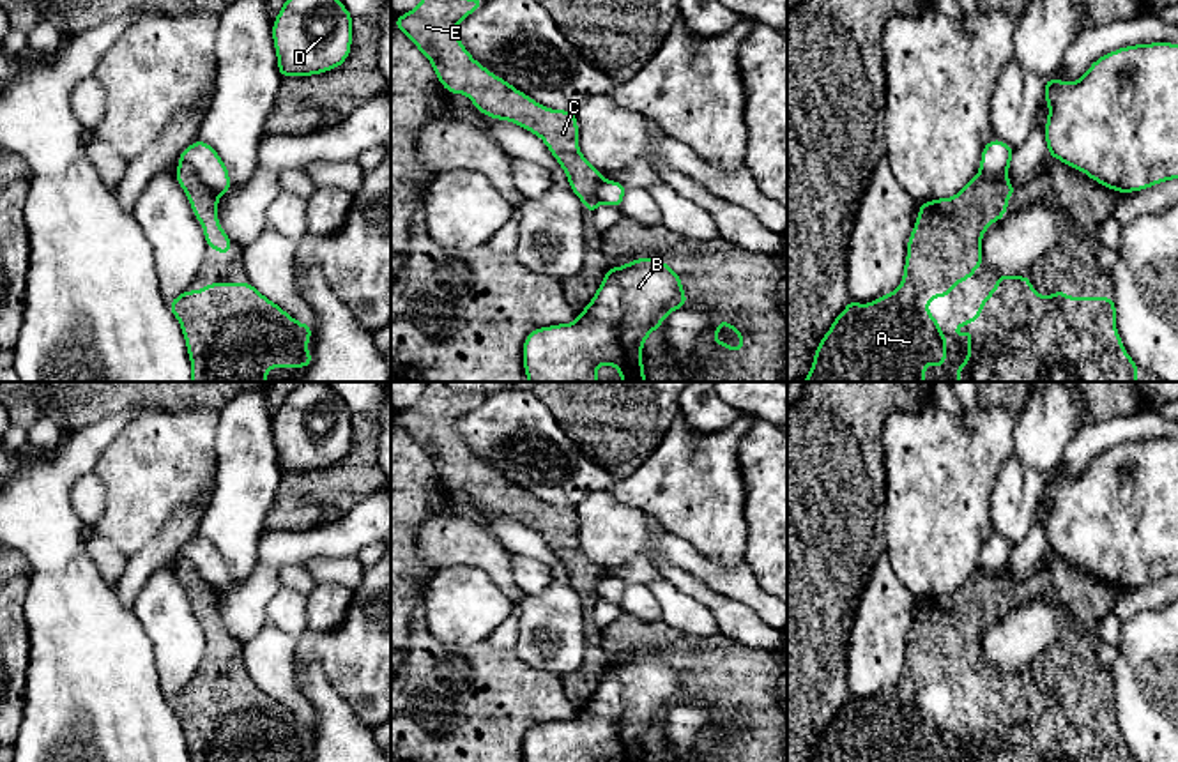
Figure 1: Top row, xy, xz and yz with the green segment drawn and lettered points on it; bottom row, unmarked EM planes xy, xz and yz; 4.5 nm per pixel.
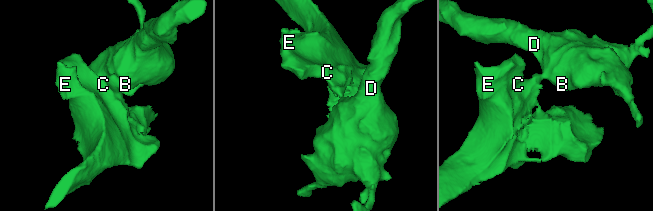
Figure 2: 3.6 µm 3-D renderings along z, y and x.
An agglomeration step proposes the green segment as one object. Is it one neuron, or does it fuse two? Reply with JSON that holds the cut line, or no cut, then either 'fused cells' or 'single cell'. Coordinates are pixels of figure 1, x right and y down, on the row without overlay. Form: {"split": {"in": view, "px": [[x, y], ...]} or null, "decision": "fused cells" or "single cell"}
{"split": {"in": "xy", "px": [[179, 557], [191, 563], [218, 593]]}, "decision": "fused cells"}

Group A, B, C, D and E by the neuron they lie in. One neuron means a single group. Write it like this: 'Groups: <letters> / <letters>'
Groups: A C E / B D

